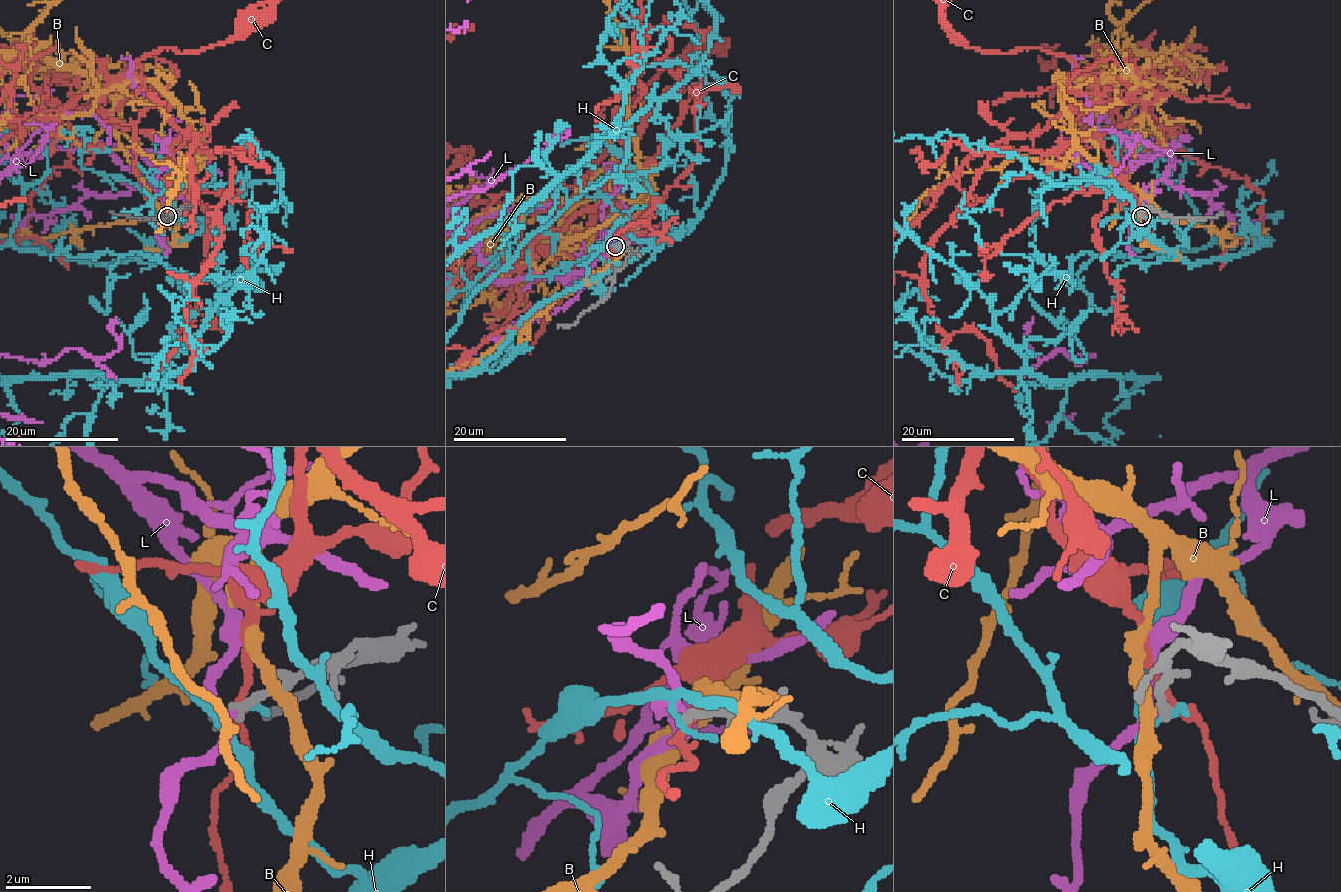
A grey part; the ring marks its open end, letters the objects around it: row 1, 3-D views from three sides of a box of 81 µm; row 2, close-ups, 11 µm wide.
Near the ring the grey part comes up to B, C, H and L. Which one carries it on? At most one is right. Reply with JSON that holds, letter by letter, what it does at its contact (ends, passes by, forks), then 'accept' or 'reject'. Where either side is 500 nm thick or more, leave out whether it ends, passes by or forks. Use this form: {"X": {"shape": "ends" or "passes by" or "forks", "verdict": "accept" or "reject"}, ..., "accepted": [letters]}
{"B": {"shape": "passes by", "verdict": "reject"}, "C": {"shape": "passes by", "verdict": "reject"}, "H": {"shape": "passes by", "verdict": "reject"}, "L": {"shape": "passes by", "verdict": "accept"}, "accepted": ["L"]}

